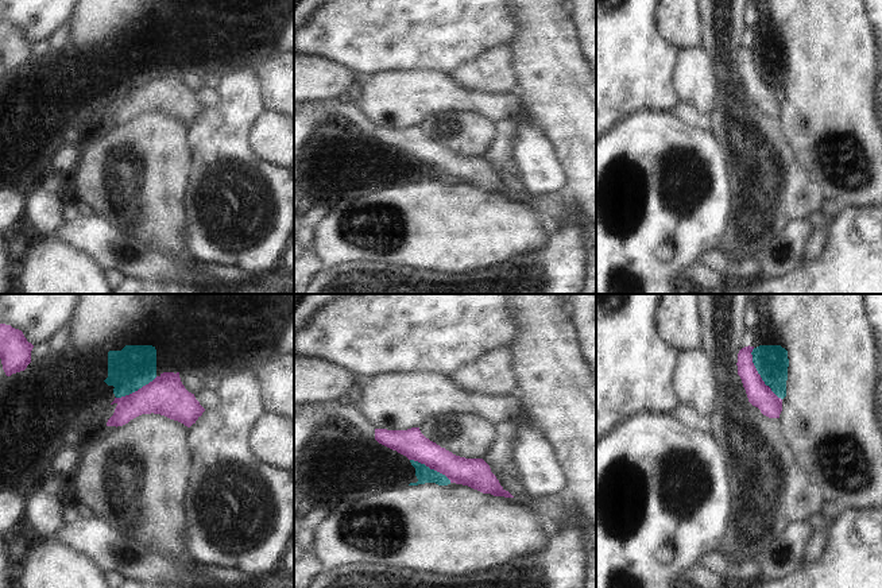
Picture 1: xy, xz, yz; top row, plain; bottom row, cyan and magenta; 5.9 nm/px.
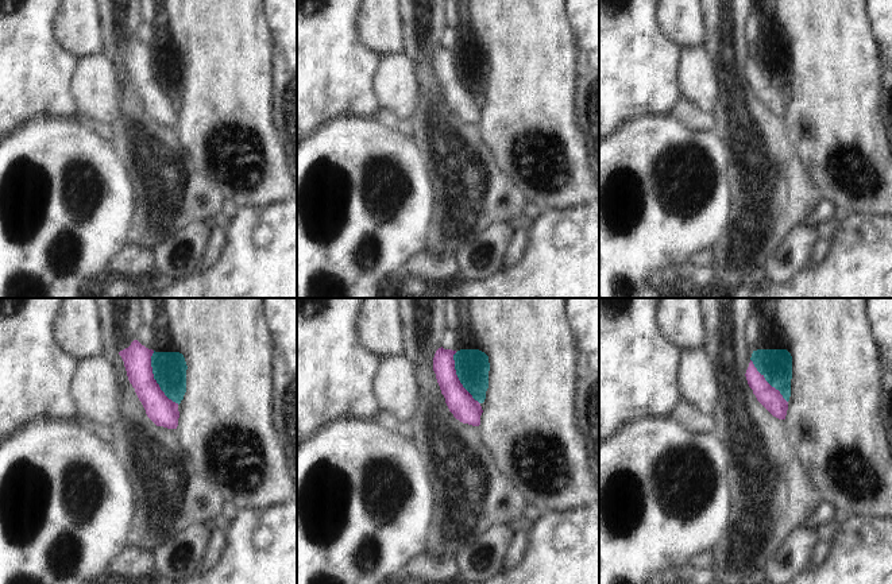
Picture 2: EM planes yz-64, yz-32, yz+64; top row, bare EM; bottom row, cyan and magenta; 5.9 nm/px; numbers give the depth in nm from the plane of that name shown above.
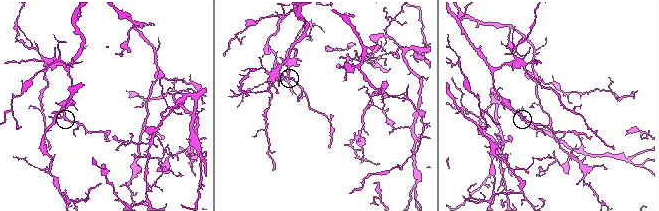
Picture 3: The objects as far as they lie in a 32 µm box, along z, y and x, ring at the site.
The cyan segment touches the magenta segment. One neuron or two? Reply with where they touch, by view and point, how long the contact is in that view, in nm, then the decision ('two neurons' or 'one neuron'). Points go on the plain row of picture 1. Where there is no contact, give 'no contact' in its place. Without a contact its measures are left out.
yz (758, 70) | 360 nm | one neuron

